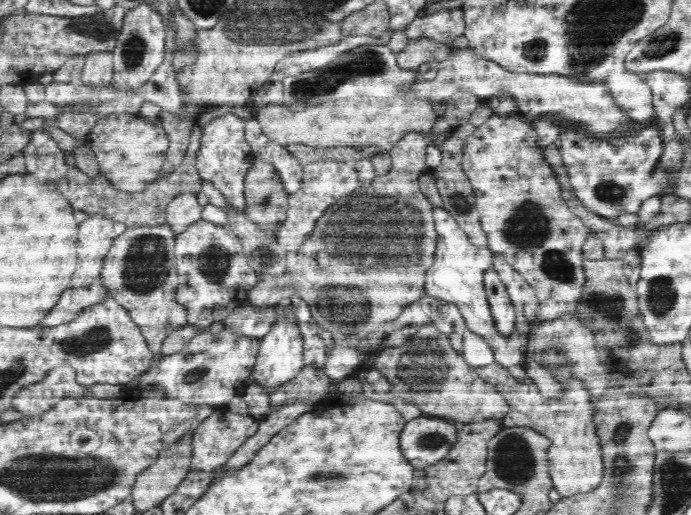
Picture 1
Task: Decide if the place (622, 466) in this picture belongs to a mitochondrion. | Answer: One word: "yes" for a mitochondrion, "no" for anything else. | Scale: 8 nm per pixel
yes

